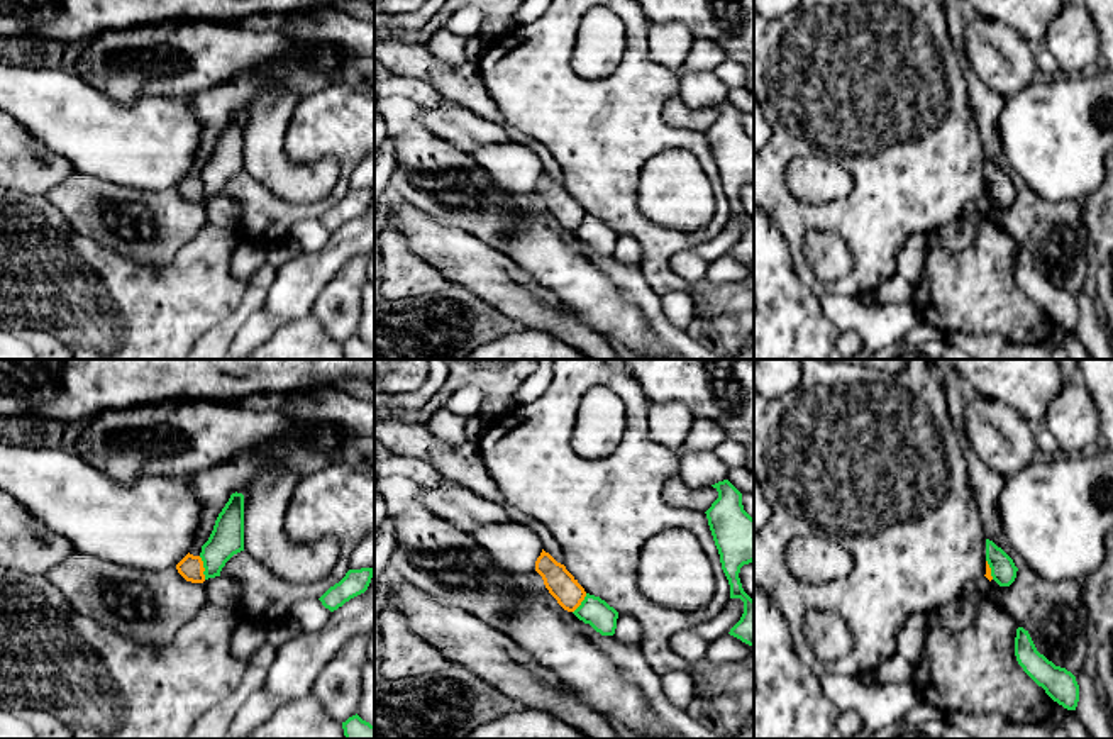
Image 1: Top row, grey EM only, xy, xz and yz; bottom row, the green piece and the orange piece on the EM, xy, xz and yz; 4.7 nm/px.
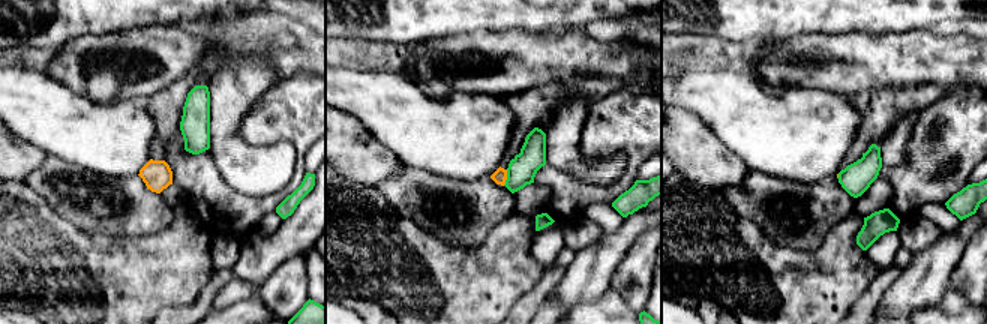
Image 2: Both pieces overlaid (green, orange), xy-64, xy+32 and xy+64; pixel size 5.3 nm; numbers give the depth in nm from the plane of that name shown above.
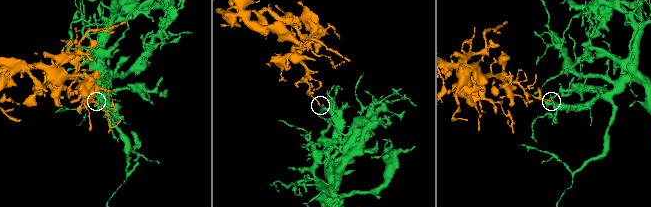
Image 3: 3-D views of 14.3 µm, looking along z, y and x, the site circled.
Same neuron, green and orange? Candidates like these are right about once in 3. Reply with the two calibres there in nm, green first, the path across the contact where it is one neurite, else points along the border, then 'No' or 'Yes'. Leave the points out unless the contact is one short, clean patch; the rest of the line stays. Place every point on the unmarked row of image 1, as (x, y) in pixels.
Thickness 160 nm (green) against 110 nm. Boundary: xy (199, 177), (205, 199). No

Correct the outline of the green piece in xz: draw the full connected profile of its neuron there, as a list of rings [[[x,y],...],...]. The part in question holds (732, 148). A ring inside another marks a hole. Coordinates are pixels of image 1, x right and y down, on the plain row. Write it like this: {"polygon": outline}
{"polygon": [[[728,100],[712,107],[718,119],[705,134],[730,205],[730,219],[744,222],[744,234],[728,254],[754,268],[754,220],[739,198],[740,188],[754,181],[754,139],[744,131],[742,114]]]}

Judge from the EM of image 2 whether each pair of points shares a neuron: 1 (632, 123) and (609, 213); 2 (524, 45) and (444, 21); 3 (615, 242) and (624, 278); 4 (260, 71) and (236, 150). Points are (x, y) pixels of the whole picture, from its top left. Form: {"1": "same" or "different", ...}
{"1": "different", "2": "different", "3": "different", "4": "same"}

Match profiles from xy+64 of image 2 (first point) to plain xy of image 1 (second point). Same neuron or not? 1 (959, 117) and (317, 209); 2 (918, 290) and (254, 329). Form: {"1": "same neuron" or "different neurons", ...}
{"1": "same neuron", "2": "different neurons"}

